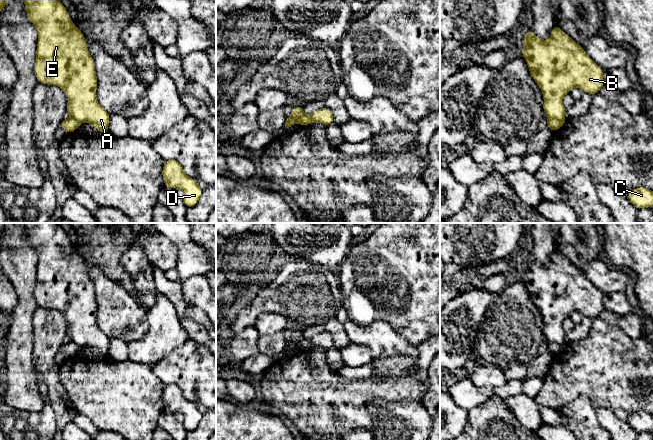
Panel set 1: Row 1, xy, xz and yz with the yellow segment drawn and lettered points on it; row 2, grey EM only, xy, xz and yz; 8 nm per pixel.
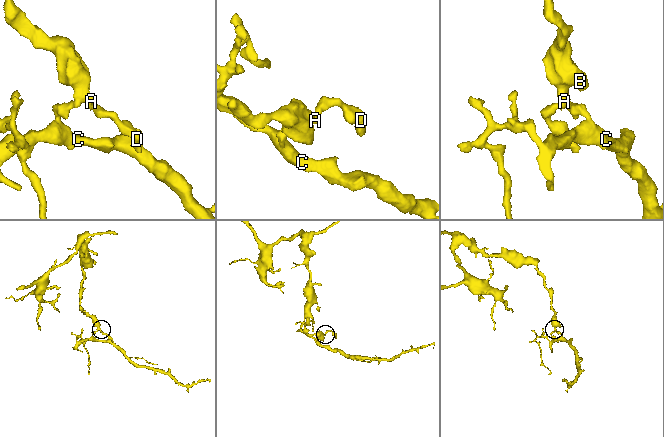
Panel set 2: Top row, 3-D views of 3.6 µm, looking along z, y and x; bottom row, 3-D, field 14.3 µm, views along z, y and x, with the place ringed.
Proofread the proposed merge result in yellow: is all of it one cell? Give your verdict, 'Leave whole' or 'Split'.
Split

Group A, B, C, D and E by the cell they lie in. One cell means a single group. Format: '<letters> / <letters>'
A B D E / C

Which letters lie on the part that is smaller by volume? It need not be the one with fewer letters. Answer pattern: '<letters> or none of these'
C

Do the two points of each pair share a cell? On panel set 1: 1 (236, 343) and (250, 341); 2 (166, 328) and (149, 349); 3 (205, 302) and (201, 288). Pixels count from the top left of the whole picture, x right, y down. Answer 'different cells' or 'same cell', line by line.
1: same cell
2: same cell
3: same cell

